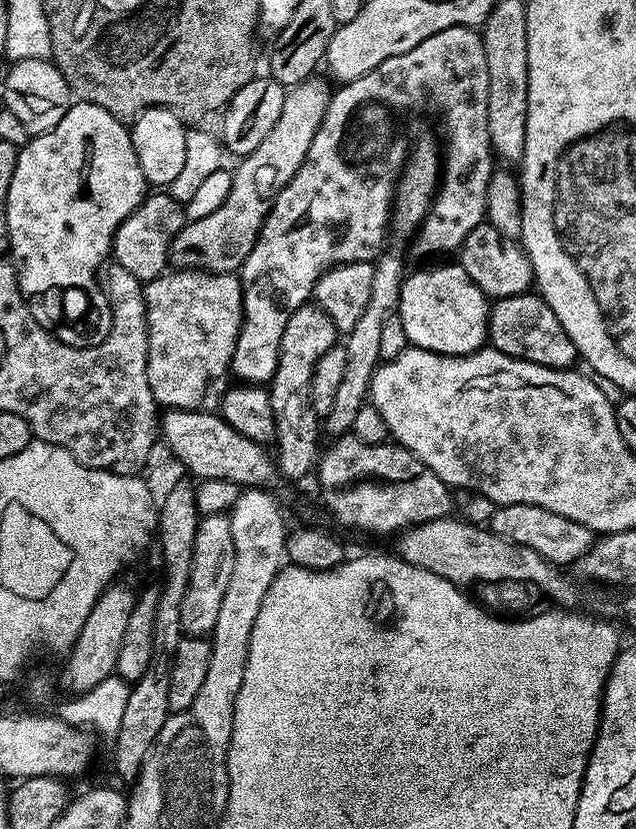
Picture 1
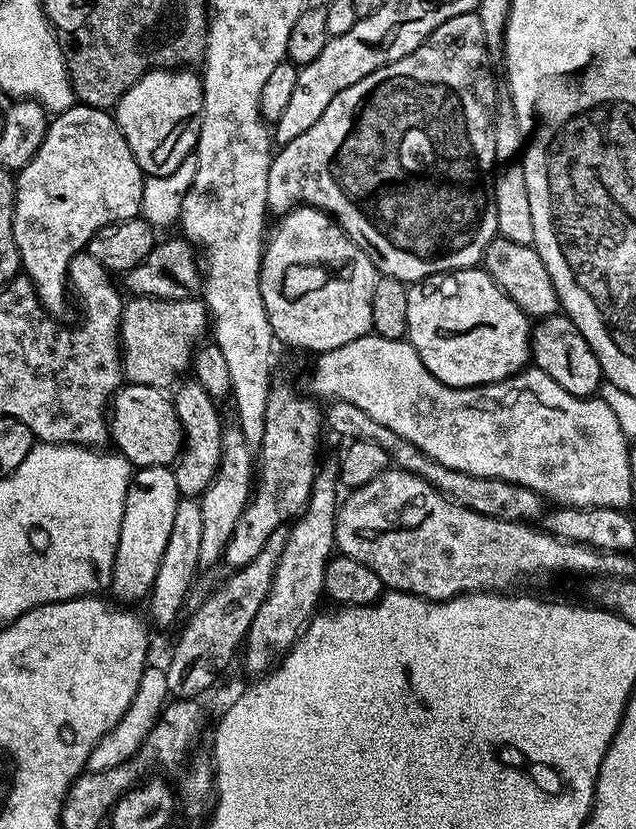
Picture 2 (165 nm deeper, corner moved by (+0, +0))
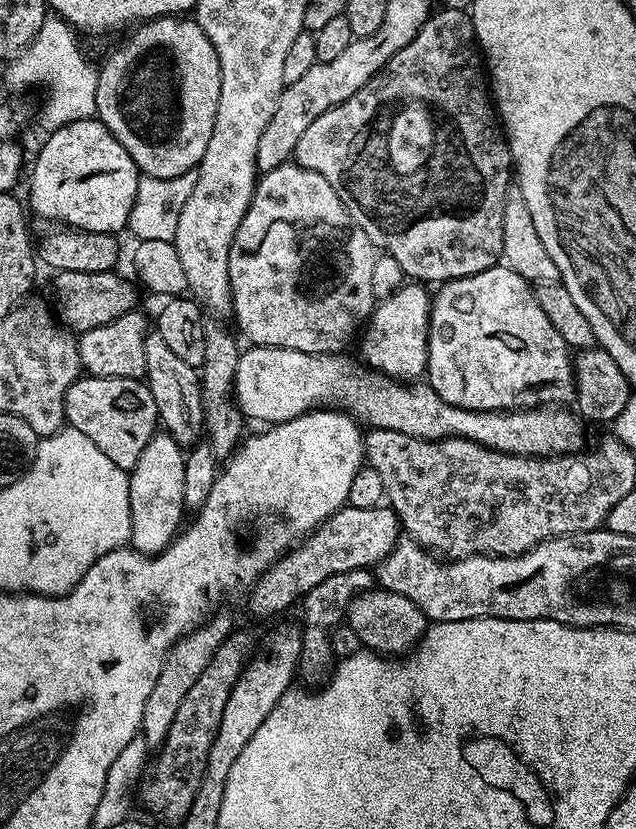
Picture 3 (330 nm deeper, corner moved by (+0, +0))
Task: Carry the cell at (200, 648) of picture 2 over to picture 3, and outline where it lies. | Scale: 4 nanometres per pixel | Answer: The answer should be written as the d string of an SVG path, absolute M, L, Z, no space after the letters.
M387 506L378 508L339 508L333 516L329 516L311 536L296 545L292 551L281 556L269 572L265 572L250 589L252 596L252 612L256 616L276 616L284 612L292 603L299 601L308 595L318 582L326 582L326 578L334 578L334 574L346 574L346 570L358 570L359 568L375 569L391 554L398 541L401 539L402 529L400 519L396 513Z

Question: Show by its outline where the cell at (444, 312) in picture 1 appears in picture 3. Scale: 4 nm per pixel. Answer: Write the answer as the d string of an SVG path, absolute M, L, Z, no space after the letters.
M501 262L495 264L492 268L482 270L473 276L463 276L457 280L446 280L439 285L440 288L431 297L432 311L428 313L428 366L426 369L426 383L429 388L432 388L438 394L438 398L442 398L442 402L450 402L450 406L458 406L466 410L474 410L475 412L507 412L509 410L523 410L526 408L543 408L545 406L568 406L575 401L576 398L576 373L574 371L574 356L570 351L568 344L562 338L562 334L558 334L558 330L554 330L553 324L550 323L550 318L546 318L546 310L542 310L542 306L538 306L538 298L534 291L533 285L524 280L518 274L514 274L514 270L510 270L507 264Z

